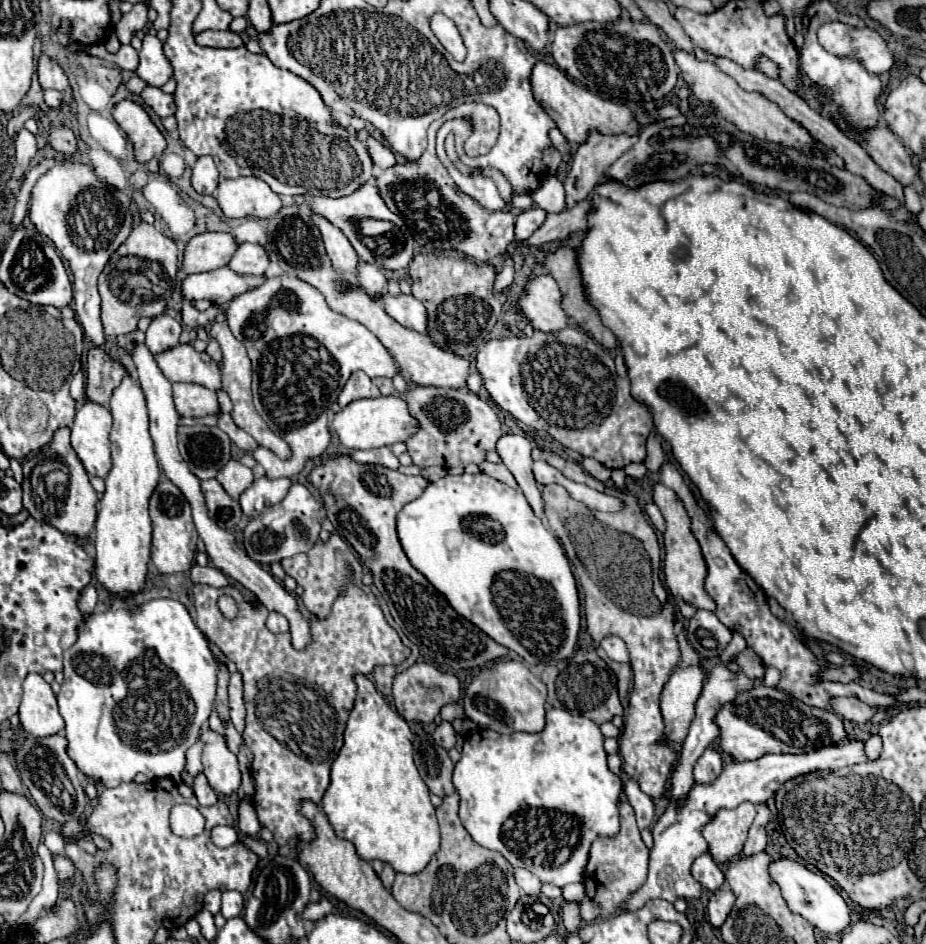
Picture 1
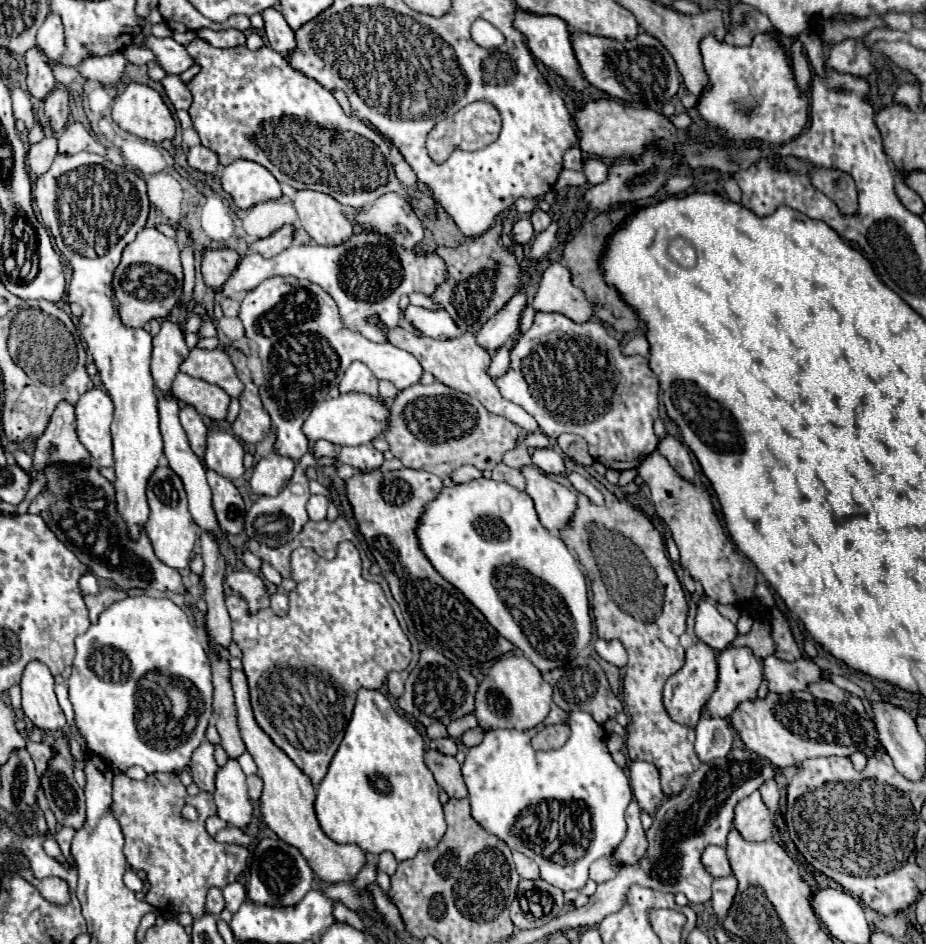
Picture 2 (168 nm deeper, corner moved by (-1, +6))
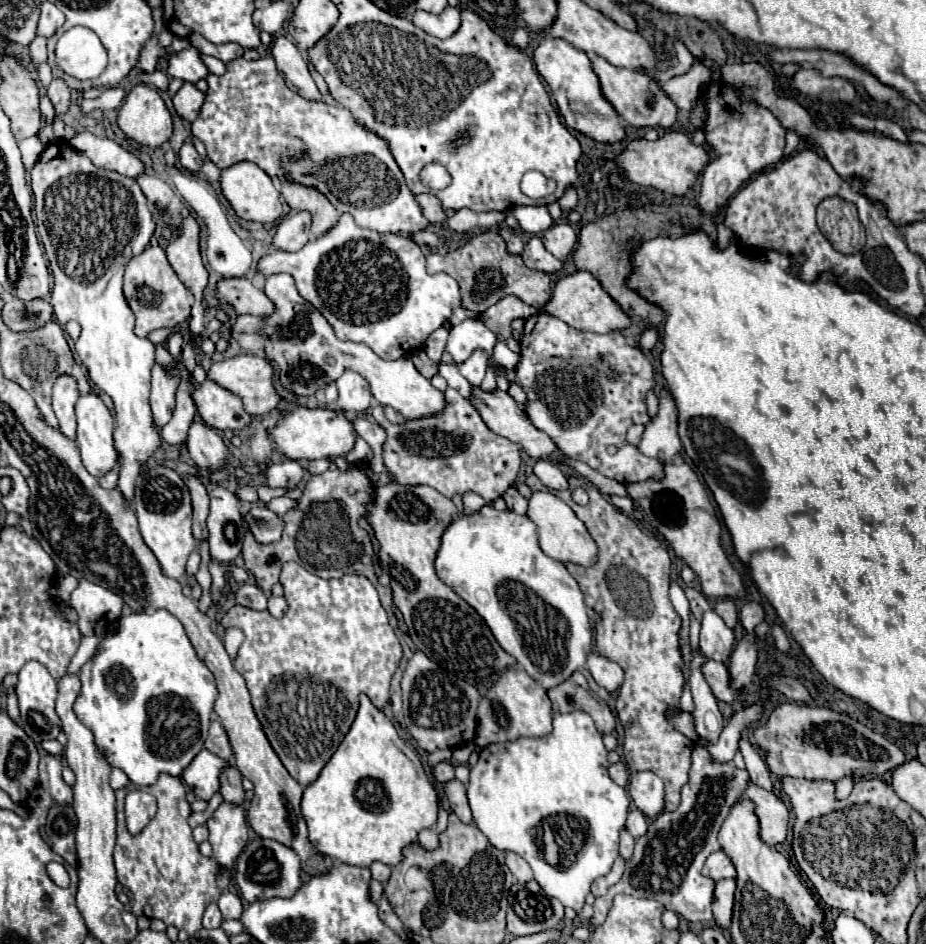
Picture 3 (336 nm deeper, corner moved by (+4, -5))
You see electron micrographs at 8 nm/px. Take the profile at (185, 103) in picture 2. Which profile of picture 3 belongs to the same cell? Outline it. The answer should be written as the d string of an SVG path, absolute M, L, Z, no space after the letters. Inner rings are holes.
M183 83L183 87L173 97L173 107L187 123L197 119L199 107L203 105L203 93L195 89L193 83Z

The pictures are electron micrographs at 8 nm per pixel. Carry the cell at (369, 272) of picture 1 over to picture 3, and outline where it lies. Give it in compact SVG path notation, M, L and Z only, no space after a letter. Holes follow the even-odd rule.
M347 213L339 217L337 225L327 235L309 241L303 249L295 253L273 249L257 263L257 271L263 277L289 273L297 283L299 295L321 311L321 315L333 325L339 339L363 343L371 347L373 353L377 353L381 359L399 359L403 355L411 355L425 343L429 333L439 329L443 321L451 315L451 311L459 307L457 281L447 273L429 275L425 253L413 239L409 239L407 235L391 235L363 229Z

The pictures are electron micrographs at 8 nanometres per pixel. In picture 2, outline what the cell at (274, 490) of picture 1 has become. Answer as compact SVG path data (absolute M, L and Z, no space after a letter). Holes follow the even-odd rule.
M272 454L268 458L262 458L256 468L254 474L250 478L250 486L254 490L254 494L268 494L268 496L276 496L284 484L288 484L288 480L292 478L296 468L296 462L288 456L280 456L280 454Z

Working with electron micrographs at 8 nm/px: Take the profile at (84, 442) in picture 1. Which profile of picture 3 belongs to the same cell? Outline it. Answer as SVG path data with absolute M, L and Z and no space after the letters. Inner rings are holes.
M95 393L79 397L75 413L77 447L83 465L99 479L117 465L117 451L113 447L113 415Z

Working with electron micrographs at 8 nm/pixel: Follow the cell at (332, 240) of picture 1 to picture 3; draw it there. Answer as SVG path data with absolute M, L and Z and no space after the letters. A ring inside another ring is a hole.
M283 179L281 181L281 193L283 193L283 197L291 209L311 213L311 235L315 239L329 233L335 227L339 213L325 199L325 195L321 195L319 191L309 189L309 187L299 187L297 183L289 183Z

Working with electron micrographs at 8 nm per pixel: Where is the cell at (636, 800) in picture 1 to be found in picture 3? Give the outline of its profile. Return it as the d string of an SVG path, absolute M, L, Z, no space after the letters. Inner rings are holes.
M651 771L631 773L629 795L637 809L641 809L649 819L655 819L663 807L663 781Z

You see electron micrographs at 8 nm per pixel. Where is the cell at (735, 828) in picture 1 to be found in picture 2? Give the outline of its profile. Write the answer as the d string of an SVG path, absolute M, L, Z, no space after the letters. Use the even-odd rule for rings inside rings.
M752 792L742 798L736 806L734 828L750 842L754 840L770 840L772 838L772 814L768 806L762 802L760 792Z

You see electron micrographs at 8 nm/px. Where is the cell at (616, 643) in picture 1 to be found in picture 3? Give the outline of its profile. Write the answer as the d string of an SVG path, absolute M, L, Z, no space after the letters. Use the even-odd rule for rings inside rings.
M591 653L587 657L587 667L589 667L593 679L597 681L597 685L605 687L609 693L615 693L621 687L623 669L615 661L611 661L599 653Z

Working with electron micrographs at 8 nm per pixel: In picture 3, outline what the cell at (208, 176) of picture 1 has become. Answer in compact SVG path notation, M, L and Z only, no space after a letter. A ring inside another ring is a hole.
M189 141L183 143L183 147L179 151L179 161L191 173L199 173L201 171L201 165L203 165L203 159L199 157L199 153L195 151L195 147Z

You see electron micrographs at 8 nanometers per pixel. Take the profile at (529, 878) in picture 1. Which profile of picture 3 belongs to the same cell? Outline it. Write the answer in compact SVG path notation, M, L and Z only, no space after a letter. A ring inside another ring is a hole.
M507 853L507 855L505 855L505 863L507 863L509 871L513 873L513 877L515 877L519 883L527 883L527 881L533 879L533 871L531 871L531 867L529 867L527 861L521 859L519 855L515 855L515 853Z

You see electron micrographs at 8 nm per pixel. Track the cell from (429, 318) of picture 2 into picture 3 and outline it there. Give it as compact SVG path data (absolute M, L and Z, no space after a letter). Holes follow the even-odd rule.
M465 319L459 325L451 327L445 351L453 357L457 365L461 365L475 347L481 347L491 355L495 343L497 337L483 325L481 319Z

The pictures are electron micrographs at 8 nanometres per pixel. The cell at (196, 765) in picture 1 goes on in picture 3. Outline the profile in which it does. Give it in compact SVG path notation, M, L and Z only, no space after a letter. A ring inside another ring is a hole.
M217 721L211 723L209 737L205 739L205 749L209 749L211 753L219 755L221 759L229 759L233 755L229 739L227 739L227 733L225 733L225 729L223 729L221 723L217 723Z

